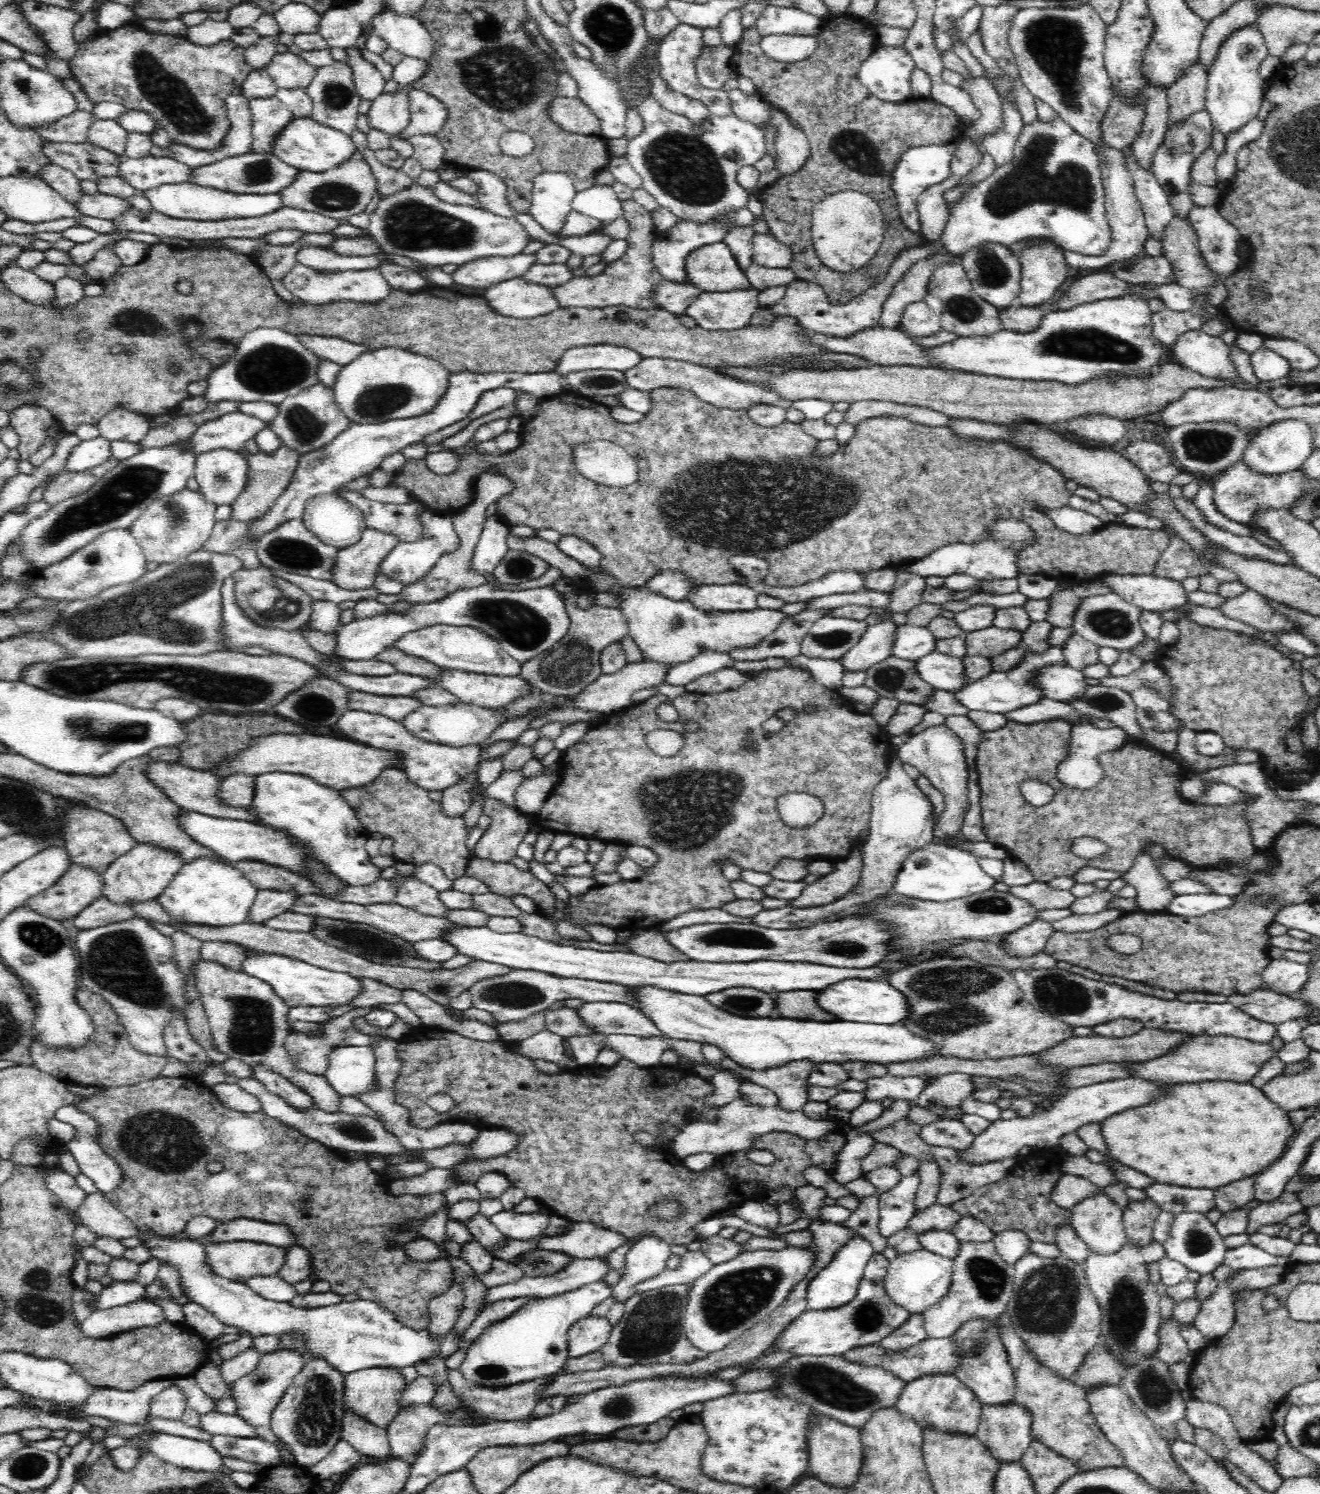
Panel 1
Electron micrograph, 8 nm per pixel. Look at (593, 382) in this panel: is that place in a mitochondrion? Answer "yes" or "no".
yes

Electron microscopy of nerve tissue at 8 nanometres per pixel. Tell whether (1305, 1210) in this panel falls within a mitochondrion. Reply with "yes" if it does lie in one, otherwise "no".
no

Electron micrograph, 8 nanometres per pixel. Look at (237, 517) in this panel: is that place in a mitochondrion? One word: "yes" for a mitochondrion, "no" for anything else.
no

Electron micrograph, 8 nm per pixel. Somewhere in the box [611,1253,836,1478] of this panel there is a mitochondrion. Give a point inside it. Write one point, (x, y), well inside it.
(734, 1297)

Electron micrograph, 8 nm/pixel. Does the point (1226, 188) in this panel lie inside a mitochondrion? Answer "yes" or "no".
no

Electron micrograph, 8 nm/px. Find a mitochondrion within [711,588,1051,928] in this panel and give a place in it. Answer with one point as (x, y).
(1000, 905)

